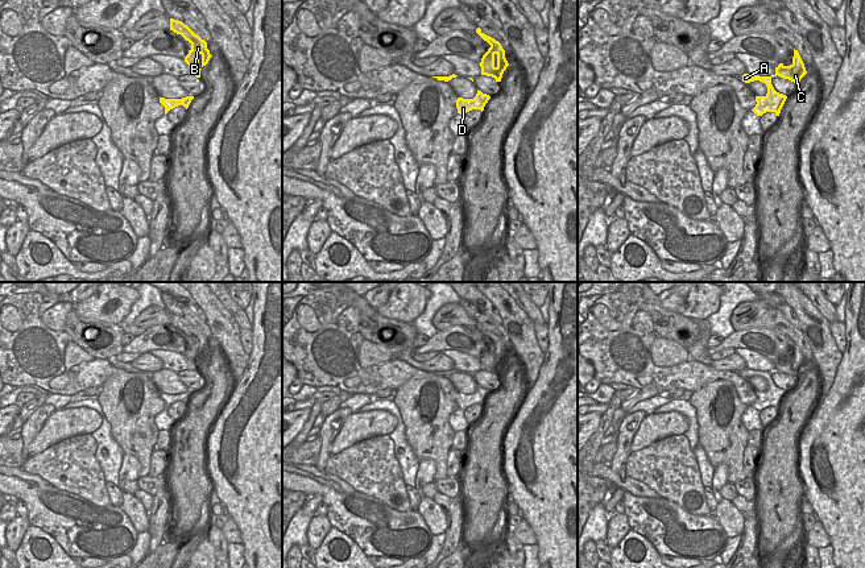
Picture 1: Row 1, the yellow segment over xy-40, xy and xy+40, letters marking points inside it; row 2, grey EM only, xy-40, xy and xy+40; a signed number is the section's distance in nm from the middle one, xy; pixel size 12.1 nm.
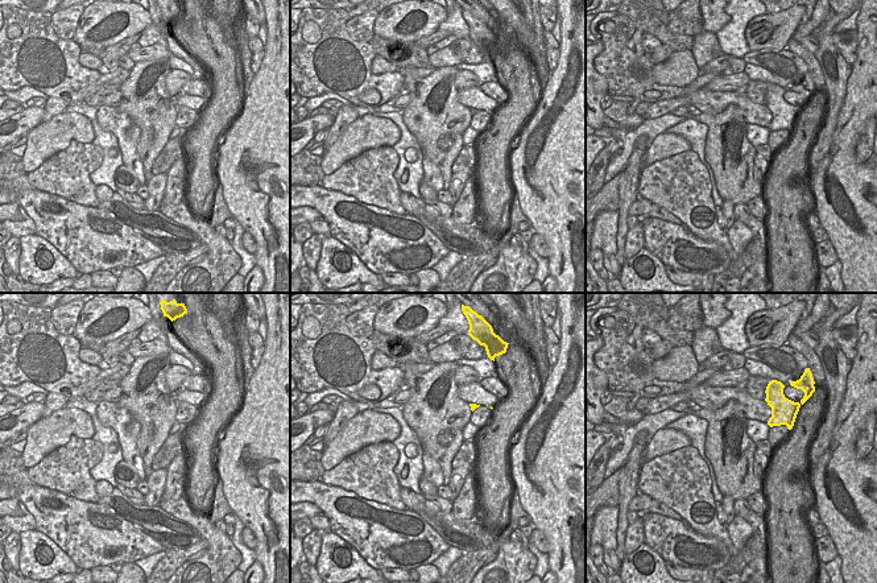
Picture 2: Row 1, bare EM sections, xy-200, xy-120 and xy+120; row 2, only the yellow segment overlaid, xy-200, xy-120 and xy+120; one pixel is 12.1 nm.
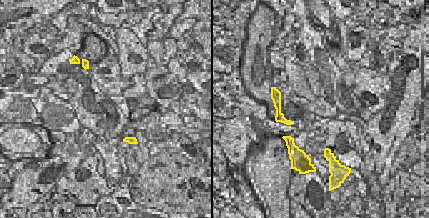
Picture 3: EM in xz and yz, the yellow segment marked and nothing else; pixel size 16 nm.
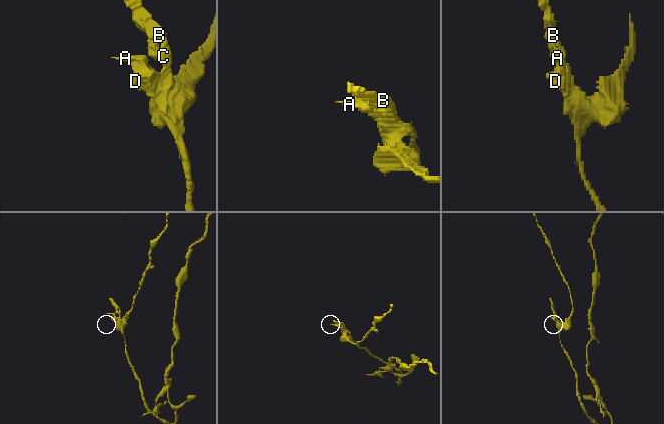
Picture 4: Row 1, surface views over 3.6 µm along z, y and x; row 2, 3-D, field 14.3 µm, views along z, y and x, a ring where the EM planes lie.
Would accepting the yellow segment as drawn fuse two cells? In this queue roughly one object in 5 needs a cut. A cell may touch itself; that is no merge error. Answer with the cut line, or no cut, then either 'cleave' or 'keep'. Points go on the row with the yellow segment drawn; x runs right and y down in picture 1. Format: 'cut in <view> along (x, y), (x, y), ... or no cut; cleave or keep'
no cut; keep

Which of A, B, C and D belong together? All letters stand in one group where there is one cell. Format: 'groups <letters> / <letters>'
groups A B C D

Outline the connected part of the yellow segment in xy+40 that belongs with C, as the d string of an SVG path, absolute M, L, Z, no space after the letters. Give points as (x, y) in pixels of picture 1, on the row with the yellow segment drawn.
M794 49L794 57L792 63L790 66L785 66L783 63L779 63L775 67L775 75L789 79L794 82L796 86L799 84L800 79L807 74L804 63L798 53L798 50Z

